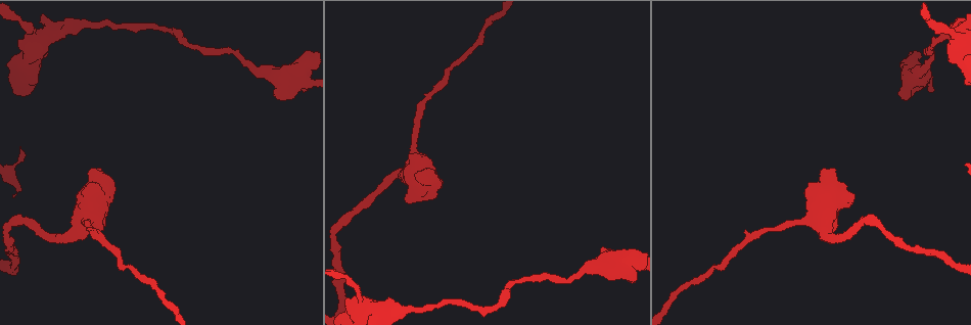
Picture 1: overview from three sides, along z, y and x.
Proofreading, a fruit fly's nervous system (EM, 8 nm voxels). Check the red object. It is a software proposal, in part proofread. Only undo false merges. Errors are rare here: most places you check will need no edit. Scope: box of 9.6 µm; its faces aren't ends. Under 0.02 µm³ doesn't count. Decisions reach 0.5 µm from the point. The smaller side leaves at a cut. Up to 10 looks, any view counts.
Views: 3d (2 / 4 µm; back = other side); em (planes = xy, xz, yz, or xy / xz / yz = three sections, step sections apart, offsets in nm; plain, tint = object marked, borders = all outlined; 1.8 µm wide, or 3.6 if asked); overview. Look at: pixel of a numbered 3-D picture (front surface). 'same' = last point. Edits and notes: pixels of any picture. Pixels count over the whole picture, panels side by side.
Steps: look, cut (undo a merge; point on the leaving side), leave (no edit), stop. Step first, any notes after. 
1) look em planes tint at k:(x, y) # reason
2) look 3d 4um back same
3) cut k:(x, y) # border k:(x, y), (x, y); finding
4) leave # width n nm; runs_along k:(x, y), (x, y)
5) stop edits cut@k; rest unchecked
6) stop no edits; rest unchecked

look em 3.6um planes tint at 1:(85, 217) # thick turns thin

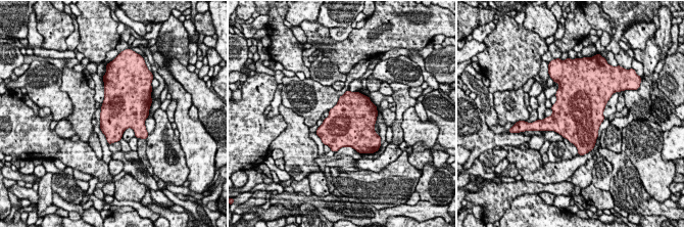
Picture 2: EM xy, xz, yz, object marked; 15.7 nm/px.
leave # width 600 nm; continuous, no second neuron

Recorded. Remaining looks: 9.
look em yz step 8 tint at 1:(17, 18) # thin neck

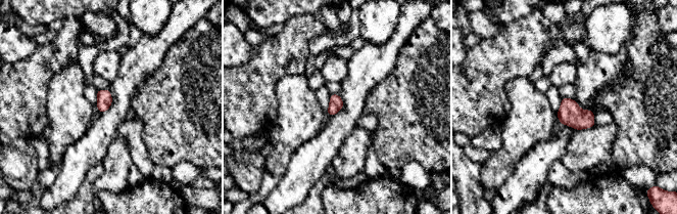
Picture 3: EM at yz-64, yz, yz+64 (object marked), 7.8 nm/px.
look em planes tint same

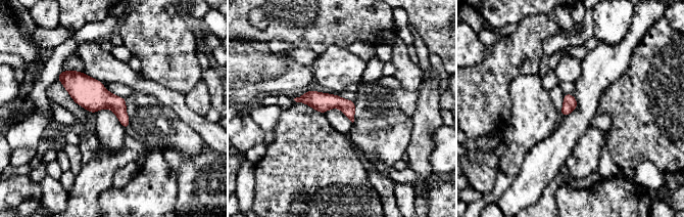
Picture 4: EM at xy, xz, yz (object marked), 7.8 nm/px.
leave # runs_along 4:(61, 76), (106, 99), (126, 124); one neuron here

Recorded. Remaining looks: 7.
look 3d 2um at 1:(403, 310) # thick turns thin

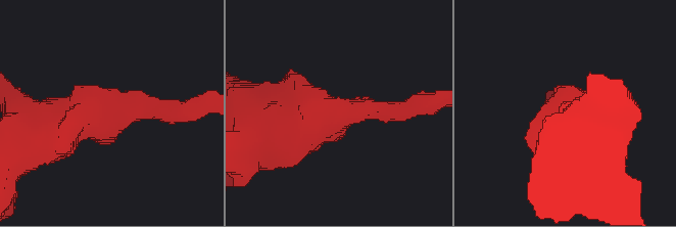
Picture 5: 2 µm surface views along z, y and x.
look em planes tint at 5:(333, 116) # arm_widths 190, 550 nm; need the tissue

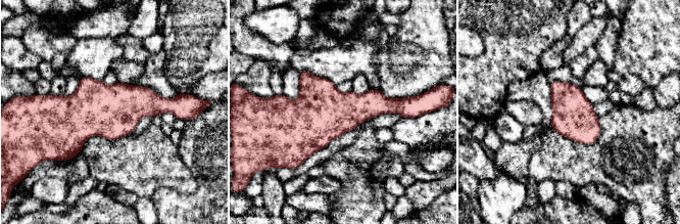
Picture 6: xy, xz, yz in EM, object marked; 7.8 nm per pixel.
leave # all the same neuron

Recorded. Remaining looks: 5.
look em planes tint at 1:(259, 69) # sudden change in width

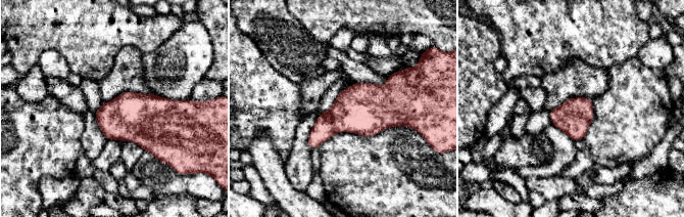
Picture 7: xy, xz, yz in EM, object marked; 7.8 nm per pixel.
leave # width 280 nm; all the same neuron

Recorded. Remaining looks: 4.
stop no edits; rest unchecked

